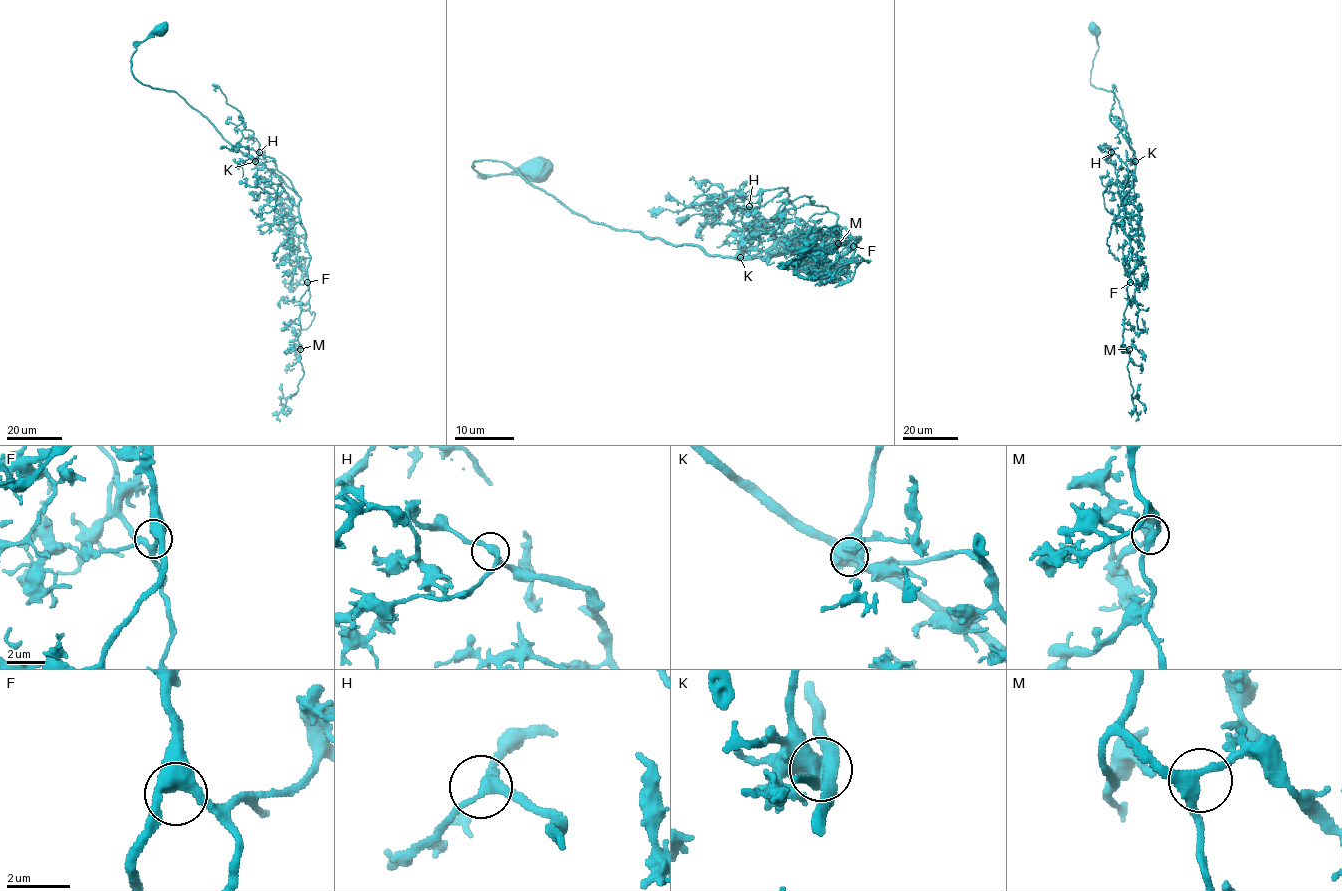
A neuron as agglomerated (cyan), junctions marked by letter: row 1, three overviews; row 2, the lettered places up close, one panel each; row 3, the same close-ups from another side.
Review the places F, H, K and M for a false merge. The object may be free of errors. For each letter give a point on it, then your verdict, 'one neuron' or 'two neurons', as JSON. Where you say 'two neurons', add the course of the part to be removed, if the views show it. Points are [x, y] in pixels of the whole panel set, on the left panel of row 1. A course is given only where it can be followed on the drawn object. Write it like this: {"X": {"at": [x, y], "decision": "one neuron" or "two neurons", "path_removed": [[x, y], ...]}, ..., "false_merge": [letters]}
{"F": {"at": [307, 282], "decision": "one neuron"}, "H": {"at": [259, 152], "decision": "one neuron"}, "K": {"at": [255, 161], "decision": "one neuron"}, "M": {"at": [300, 349], "decision": "one neuron"}, "false_merge": []}

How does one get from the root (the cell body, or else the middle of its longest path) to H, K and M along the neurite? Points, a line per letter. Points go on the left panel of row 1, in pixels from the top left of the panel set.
H: (160, 30), (136, 47), (131, 57), (133, 76), (153, 88), (174, 90), (253, 160), (274, 161), (259, 152)
K: (160, 30), (150, 34), (136, 47), (131, 57), (133, 76), (153, 88), (174, 90), (225, 139), (255, 161)
M: (160, 30), (136, 47), (133, 76), (179, 94), (300, 197), (310, 257), (300, 349)

